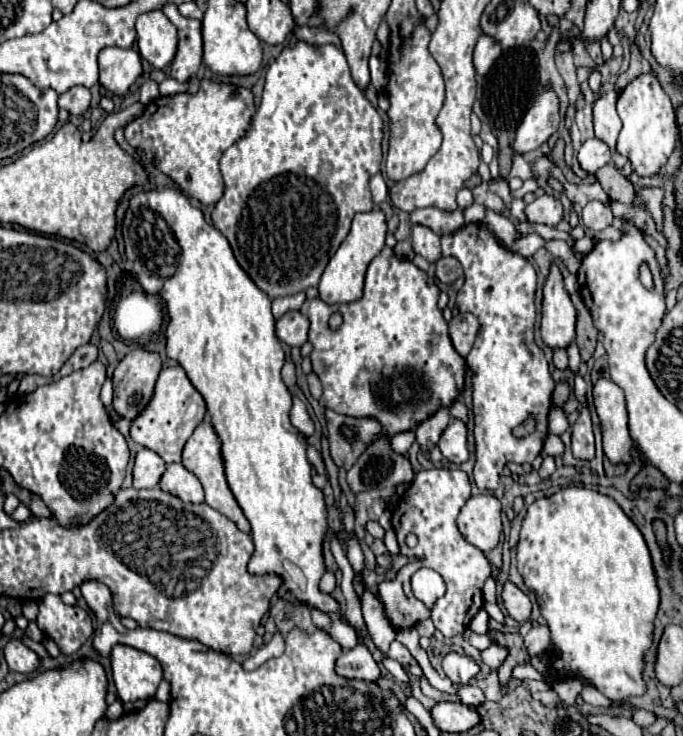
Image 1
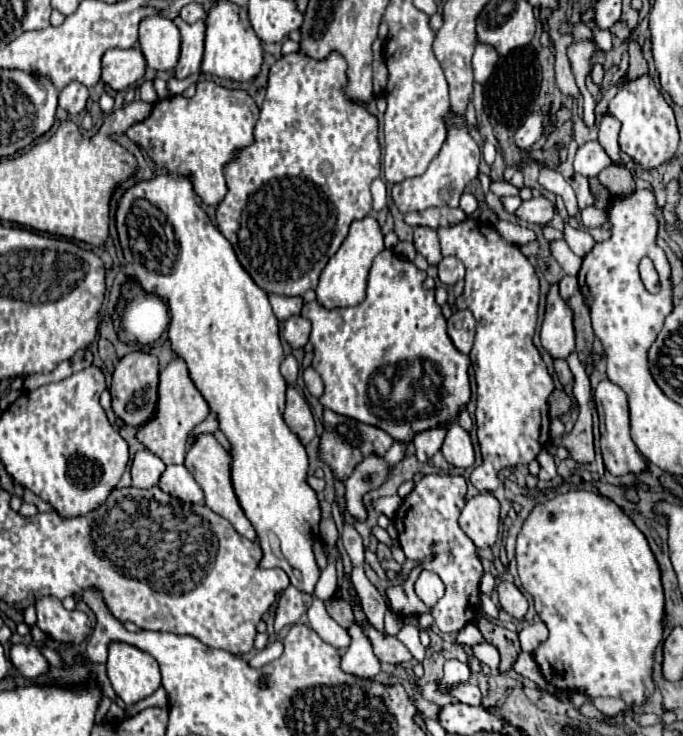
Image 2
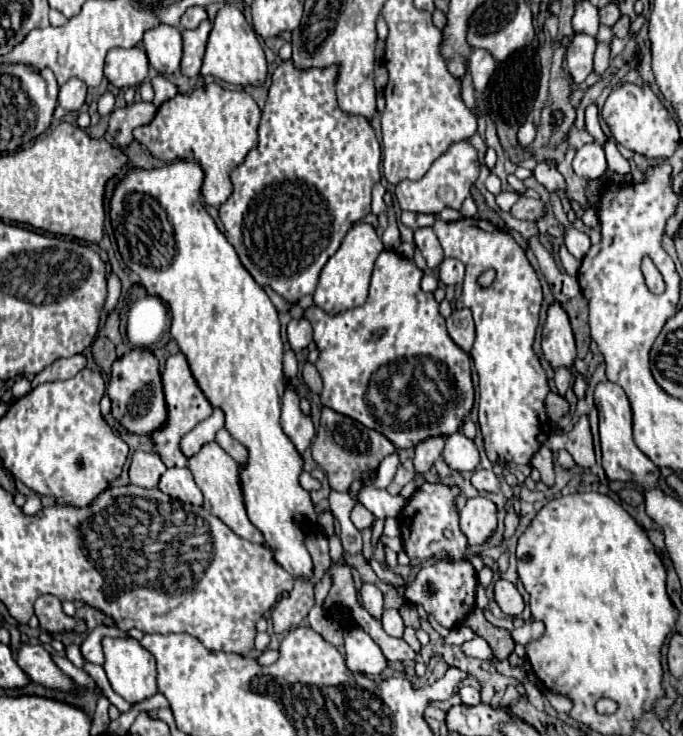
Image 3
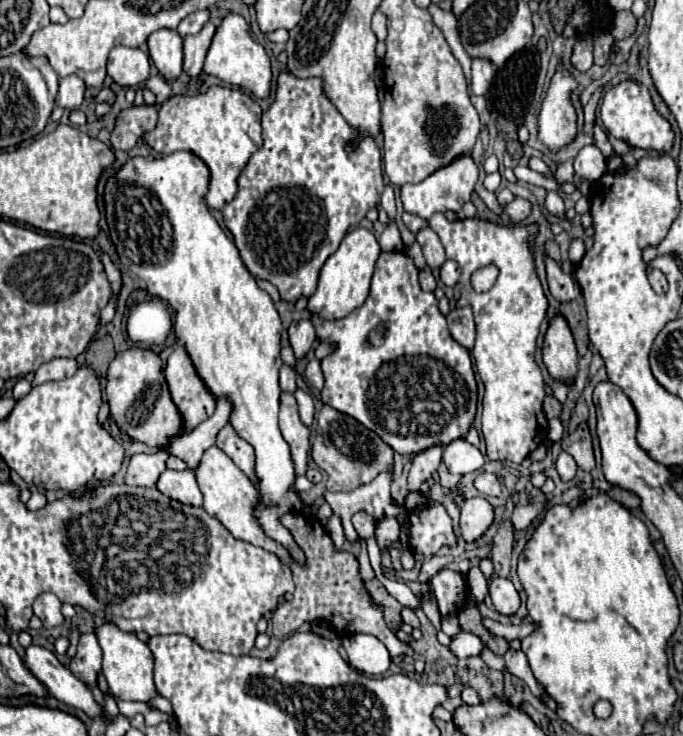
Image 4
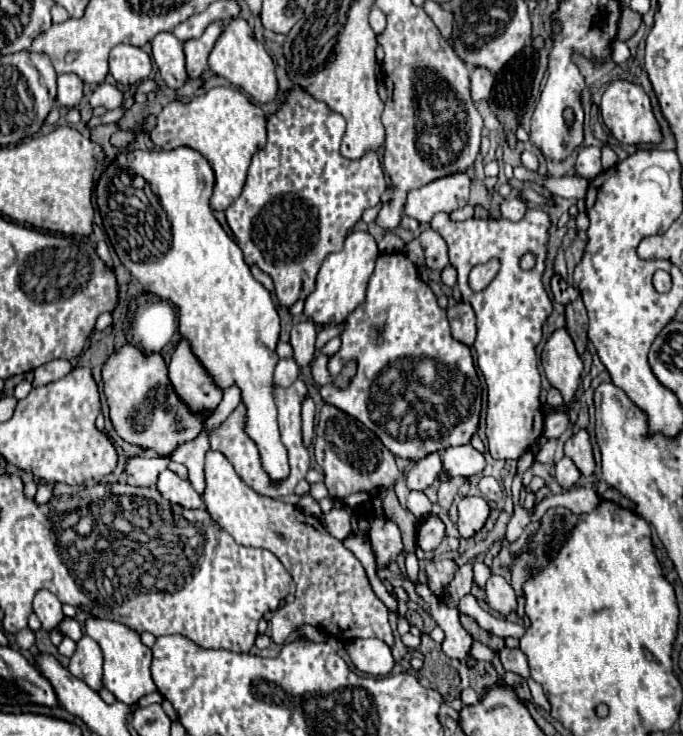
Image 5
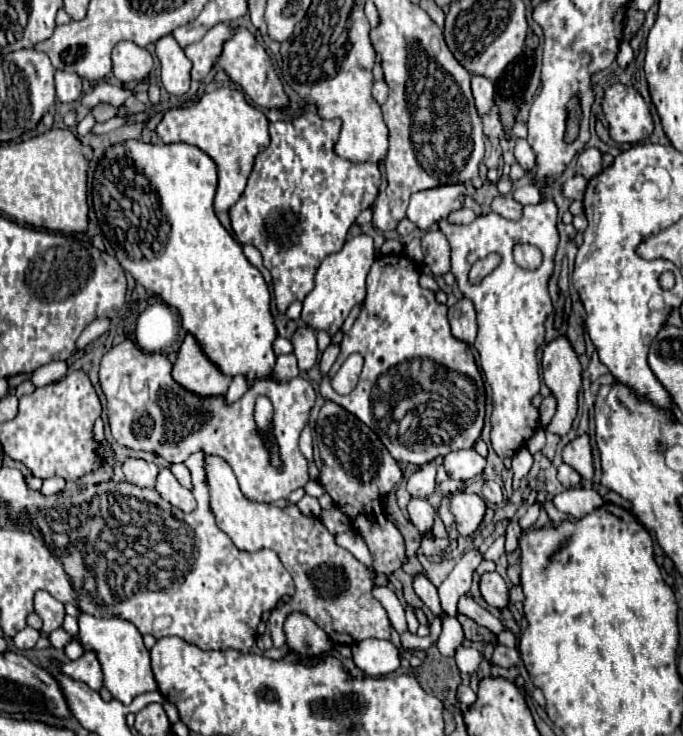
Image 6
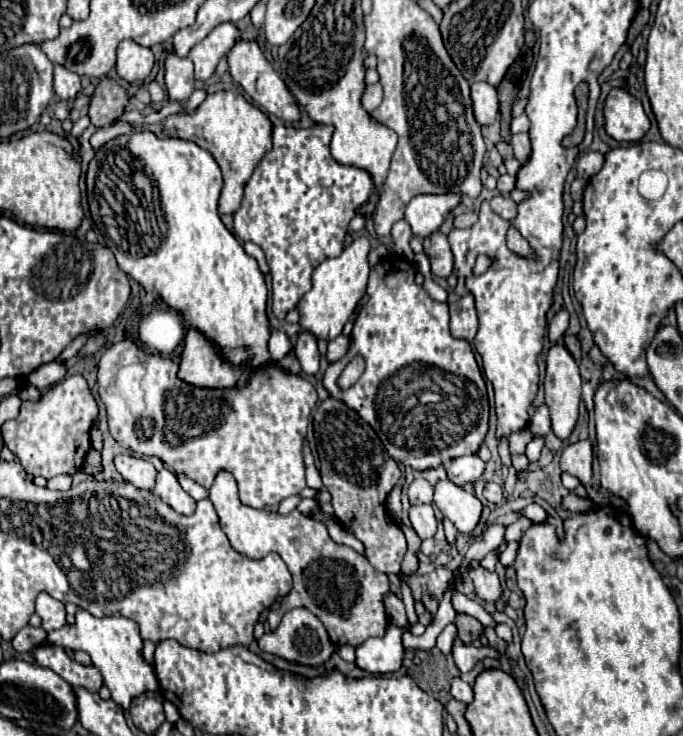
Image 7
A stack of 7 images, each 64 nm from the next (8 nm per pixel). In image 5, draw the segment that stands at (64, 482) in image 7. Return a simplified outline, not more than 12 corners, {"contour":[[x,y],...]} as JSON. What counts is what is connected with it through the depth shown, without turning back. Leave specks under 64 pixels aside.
{"contour":[[40,482],[36,502],[46,504],[52,498],[54,486]]}

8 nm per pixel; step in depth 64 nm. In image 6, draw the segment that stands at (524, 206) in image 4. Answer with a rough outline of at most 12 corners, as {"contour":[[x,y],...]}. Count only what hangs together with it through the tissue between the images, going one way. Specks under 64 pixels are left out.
{"contour":[[512,194],[496,196],[492,212],[508,220],[522,216],[522,204]]}

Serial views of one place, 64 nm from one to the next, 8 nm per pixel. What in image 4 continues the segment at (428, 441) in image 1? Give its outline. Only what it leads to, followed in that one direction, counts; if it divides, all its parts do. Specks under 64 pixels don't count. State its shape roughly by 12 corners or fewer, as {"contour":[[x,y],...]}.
{"contour":[[442,446],[412,458],[408,490],[434,476],[442,462]]}

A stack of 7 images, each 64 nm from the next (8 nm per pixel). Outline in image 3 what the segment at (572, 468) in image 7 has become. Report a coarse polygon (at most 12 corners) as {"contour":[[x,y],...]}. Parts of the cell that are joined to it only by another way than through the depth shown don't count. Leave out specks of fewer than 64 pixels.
{"contour":[[582,416],[568,434],[544,442],[552,452],[568,450],[582,468],[594,466],[593,437]]}

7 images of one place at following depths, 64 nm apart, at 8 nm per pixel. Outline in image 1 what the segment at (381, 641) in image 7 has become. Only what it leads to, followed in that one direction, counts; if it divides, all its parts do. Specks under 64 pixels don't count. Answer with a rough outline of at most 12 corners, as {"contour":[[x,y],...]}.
{"contour":[[364,642],[344,652],[336,670],[344,678],[376,682],[380,668]]}

